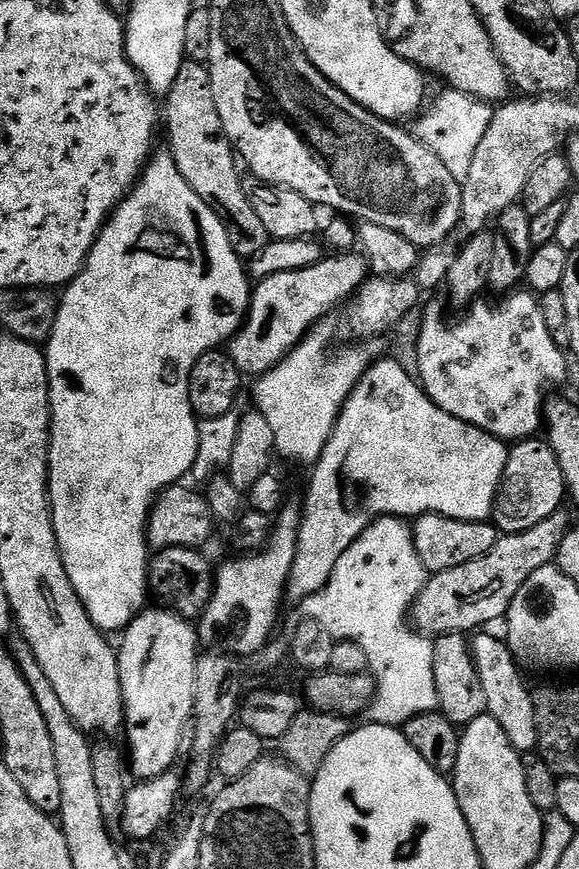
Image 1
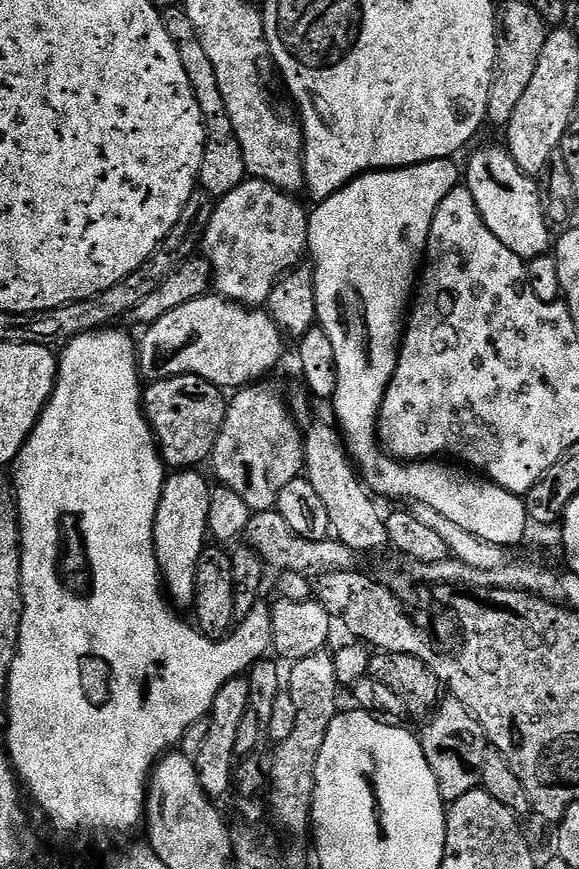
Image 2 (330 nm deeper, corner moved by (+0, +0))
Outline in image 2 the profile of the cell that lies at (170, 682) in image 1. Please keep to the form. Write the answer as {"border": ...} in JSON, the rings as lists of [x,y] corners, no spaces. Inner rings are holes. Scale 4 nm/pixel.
{"border":[[[176,470],[165,479],[162,498],[158,502],[154,518],[154,550],[166,595],[180,610],[191,609],[196,597],[198,558],[202,558],[209,539],[208,519],[212,490],[213,485],[208,484],[200,470]]]}

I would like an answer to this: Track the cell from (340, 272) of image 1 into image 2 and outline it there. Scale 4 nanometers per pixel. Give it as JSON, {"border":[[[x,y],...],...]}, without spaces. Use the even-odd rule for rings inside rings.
{"border":[[[207,294],[170,310],[143,329],[138,363],[145,381],[171,376],[200,376],[221,390],[239,390],[260,382],[284,356],[286,337],[274,318],[256,306],[236,304],[219,294]]]}

